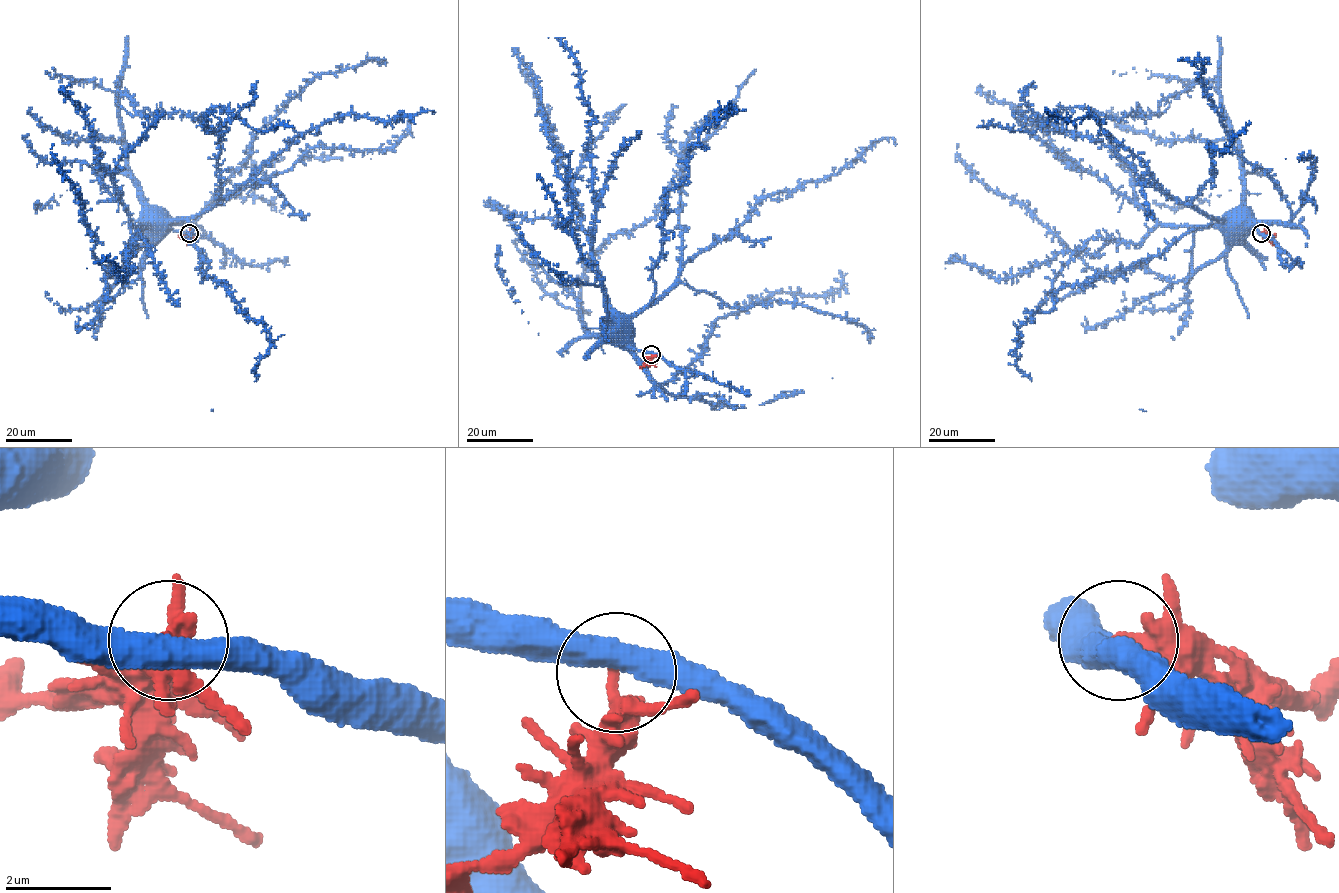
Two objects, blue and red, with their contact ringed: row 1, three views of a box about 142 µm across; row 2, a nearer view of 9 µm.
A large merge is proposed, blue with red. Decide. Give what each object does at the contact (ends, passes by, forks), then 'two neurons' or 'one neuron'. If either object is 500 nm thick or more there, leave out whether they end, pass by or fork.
two neurons

